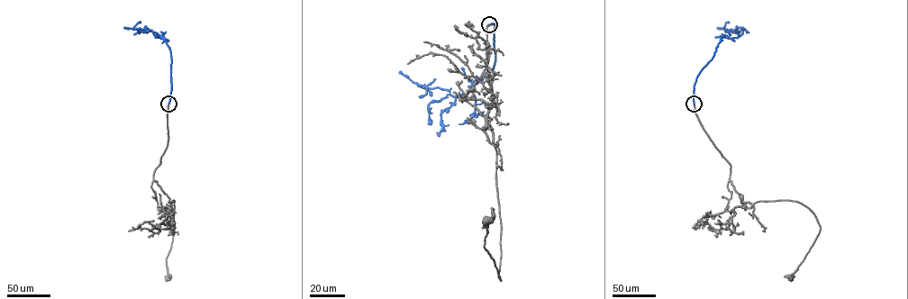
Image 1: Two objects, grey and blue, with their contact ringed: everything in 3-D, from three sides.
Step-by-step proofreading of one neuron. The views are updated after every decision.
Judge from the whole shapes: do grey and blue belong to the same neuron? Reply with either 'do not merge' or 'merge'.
merge

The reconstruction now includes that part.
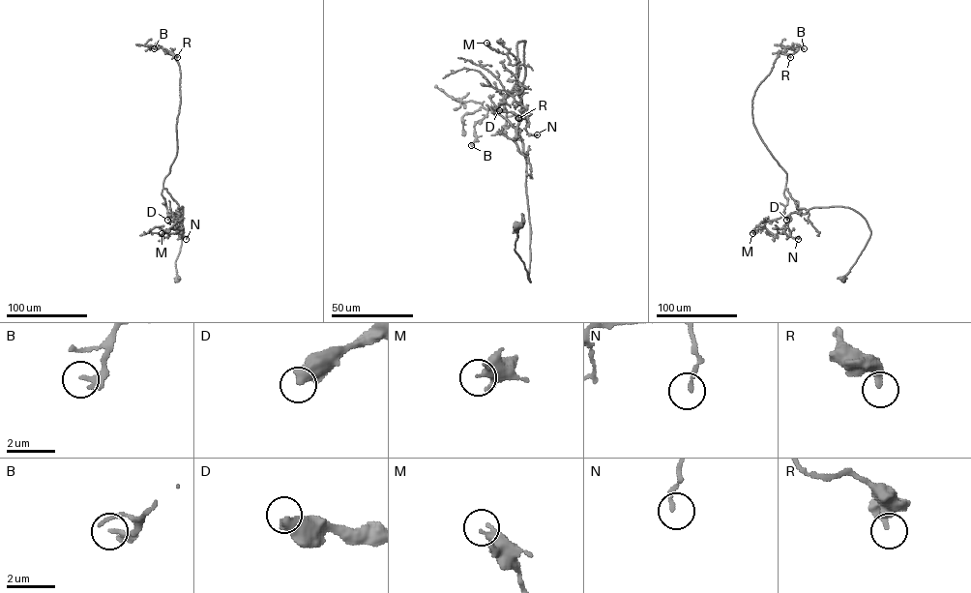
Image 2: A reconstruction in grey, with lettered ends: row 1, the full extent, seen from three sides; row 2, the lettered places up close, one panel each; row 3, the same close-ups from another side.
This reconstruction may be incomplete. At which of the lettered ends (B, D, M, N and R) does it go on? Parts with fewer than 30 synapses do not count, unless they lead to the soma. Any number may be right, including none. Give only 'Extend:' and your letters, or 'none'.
Extend: none

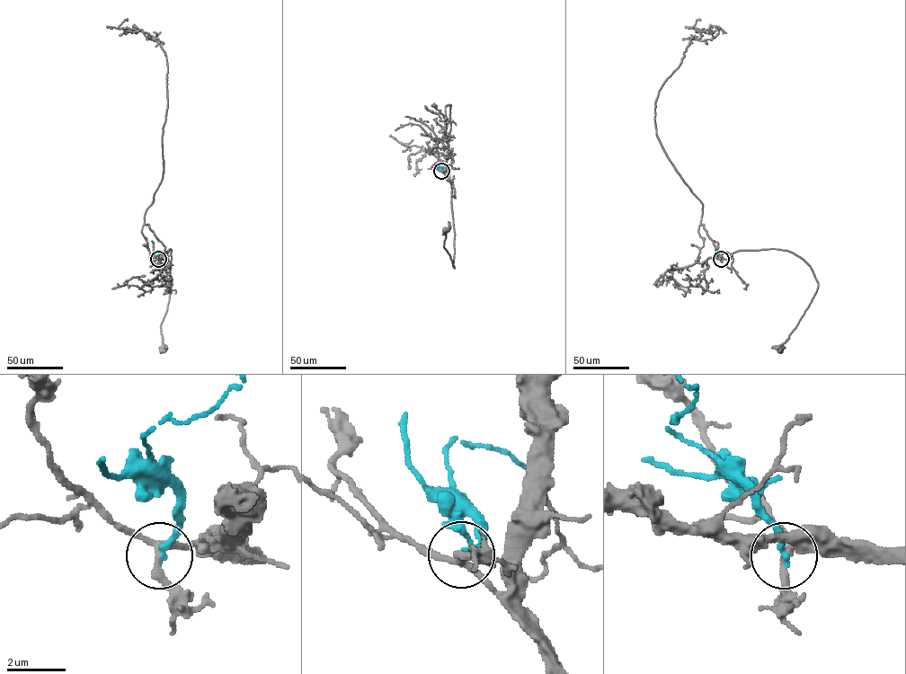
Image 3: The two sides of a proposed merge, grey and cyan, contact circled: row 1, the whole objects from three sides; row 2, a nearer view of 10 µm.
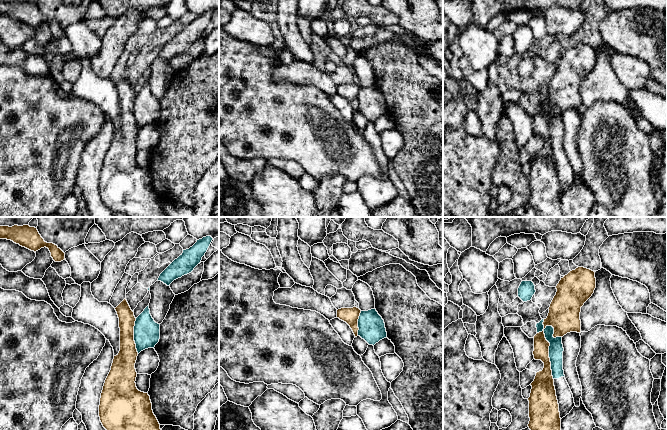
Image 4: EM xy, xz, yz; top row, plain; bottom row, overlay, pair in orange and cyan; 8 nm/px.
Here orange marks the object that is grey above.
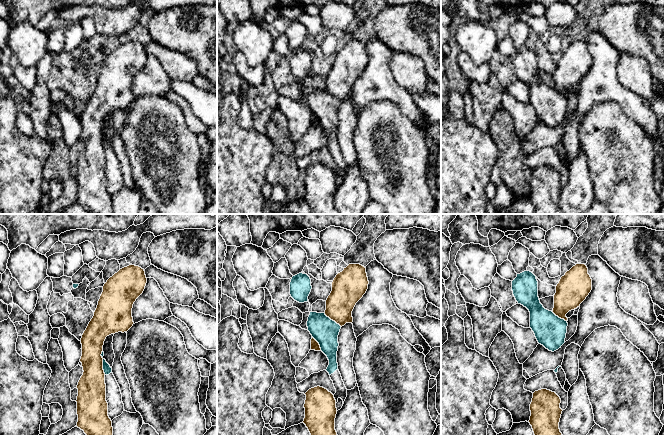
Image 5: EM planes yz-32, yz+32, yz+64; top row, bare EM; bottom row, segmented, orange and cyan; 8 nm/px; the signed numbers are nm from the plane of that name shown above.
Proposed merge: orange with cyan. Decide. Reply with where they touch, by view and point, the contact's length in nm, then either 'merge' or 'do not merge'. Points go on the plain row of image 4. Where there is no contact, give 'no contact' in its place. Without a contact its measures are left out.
meets orange in yz at (548, 125); contact 500 nm long; do not merge

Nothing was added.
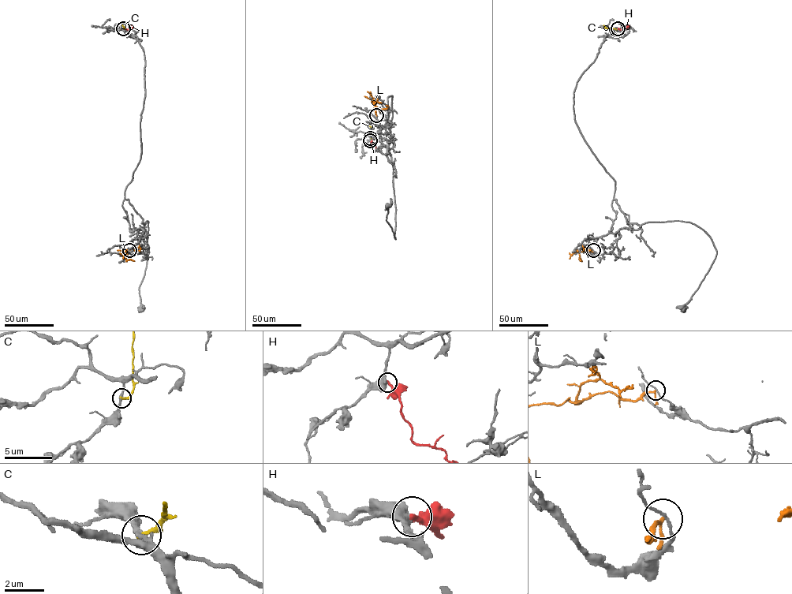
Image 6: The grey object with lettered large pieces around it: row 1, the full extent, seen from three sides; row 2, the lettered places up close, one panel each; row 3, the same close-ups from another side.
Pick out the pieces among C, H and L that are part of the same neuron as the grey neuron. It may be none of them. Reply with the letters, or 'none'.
none

